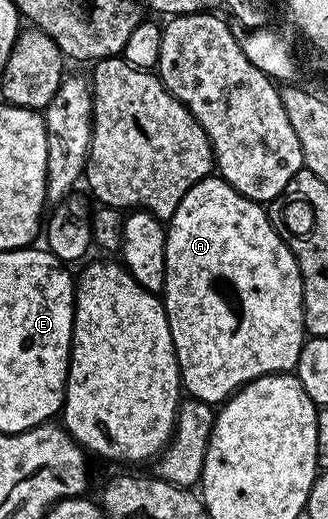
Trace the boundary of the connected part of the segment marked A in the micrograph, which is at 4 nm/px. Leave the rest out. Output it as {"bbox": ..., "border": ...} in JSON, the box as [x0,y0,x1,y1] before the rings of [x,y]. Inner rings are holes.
{"bbox":[160,175,304,407],"border":[[[217,175],[205,177],[196,183],[180,199],[176,211],[171,215],[166,230],[166,274],[164,287],[160,294],[162,306],[166,309],[168,327],[174,344],[174,354],[178,360],[180,385],[186,389],[195,401],[203,401],[215,407],[234,396],[243,385],[261,377],[269,377],[272,373],[285,373],[293,370],[298,364],[298,356],[302,350],[304,330],[302,328],[302,280],[296,259],[285,240],[272,227],[269,212],[259,202],[240,195],[240,191],[232,188],[228,182]]]}

